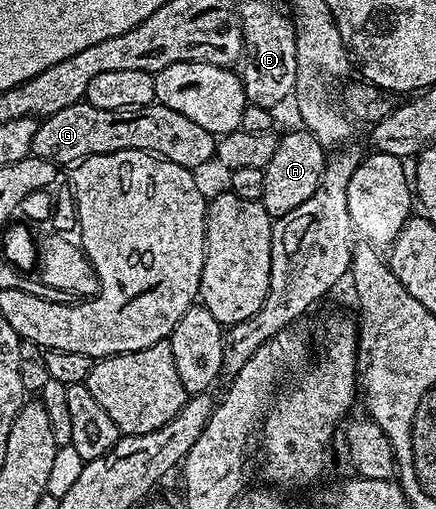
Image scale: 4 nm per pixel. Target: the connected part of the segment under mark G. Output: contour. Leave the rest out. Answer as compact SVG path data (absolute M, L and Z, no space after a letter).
M82 100L54 115L43 118L34 131L31 156L53 161L57 167L75 166L86 157L102 157L105 153L117 153L133 149L143 153L154 153L170 163L178 163L193 171L200 168L216 155L217 138L206 127L170 111L170 107L159 103L130 107L118 111L102 111L89 101Z

